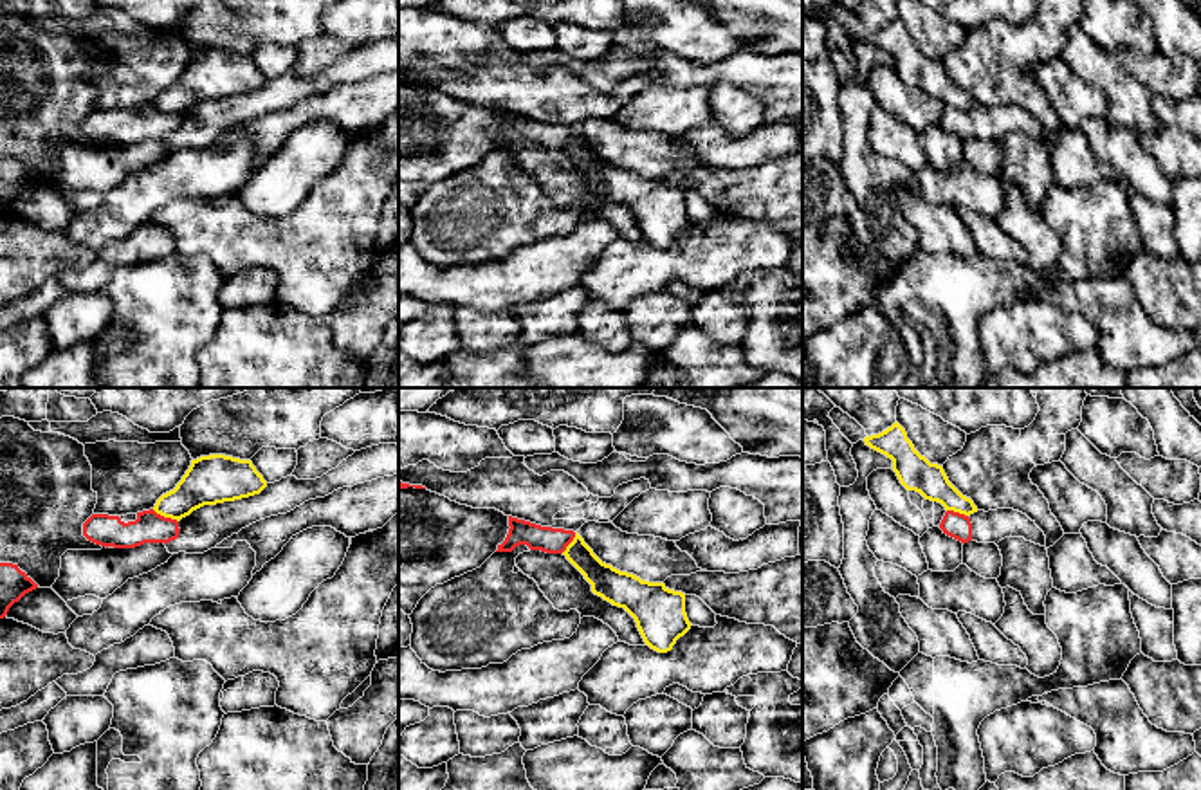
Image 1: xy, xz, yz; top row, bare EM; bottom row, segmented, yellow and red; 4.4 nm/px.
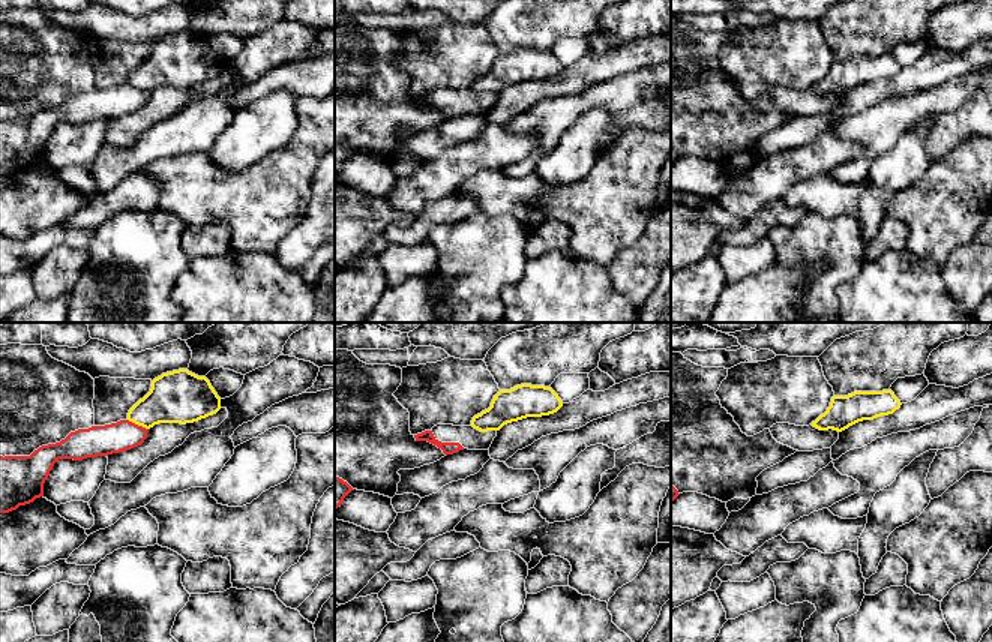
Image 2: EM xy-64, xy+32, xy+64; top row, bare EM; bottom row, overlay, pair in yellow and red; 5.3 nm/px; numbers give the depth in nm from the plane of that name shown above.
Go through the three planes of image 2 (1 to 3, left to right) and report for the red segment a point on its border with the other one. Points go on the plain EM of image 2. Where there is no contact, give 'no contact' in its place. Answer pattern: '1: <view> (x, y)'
1: xy-64 (138, 89)
2: no contact
3: no contact

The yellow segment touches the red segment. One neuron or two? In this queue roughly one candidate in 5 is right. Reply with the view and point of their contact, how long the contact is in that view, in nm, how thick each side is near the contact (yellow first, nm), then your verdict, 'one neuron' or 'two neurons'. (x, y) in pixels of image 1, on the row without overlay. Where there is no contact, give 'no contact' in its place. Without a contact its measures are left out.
xy (165, 112) | 130 nm | 200/140 nm | two neurons

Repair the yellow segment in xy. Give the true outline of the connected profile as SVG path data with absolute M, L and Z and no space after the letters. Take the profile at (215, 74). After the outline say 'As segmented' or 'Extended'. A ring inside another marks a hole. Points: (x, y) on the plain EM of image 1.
M209 51L191 56L177 83L162 90L153 106L180 117L204 101L216 101L260 90L267 83L251 56Z. As segmented

